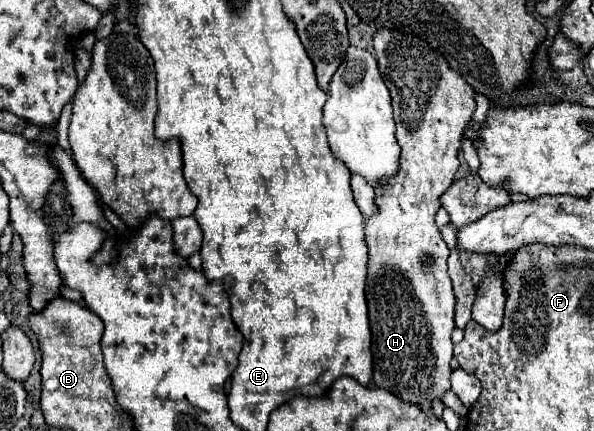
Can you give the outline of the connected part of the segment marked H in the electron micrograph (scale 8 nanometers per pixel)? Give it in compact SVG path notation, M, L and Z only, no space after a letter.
M381 28L375 38L375 56L379 62L381 76L391 92L397 142L401 146L401 170L387 186L375 192L377 214L365 222L365 242L369 246L369 274L367 274L367 306L369 306L369 326L373 332L373 384L385 388L407 404L419 406L423 400L433 402L449 392L449 374L453 358L451 332L455 330L455 294L451 288L451 278L447 274L449 248L443 242L439 228L435 224L435 214L439 210L439 196L451 186L453 176L459 168L459 148L463 138L463 128L475 112L473 88L449 68L447 60L433 50L427 42L417 36L407 36L397 30Z

